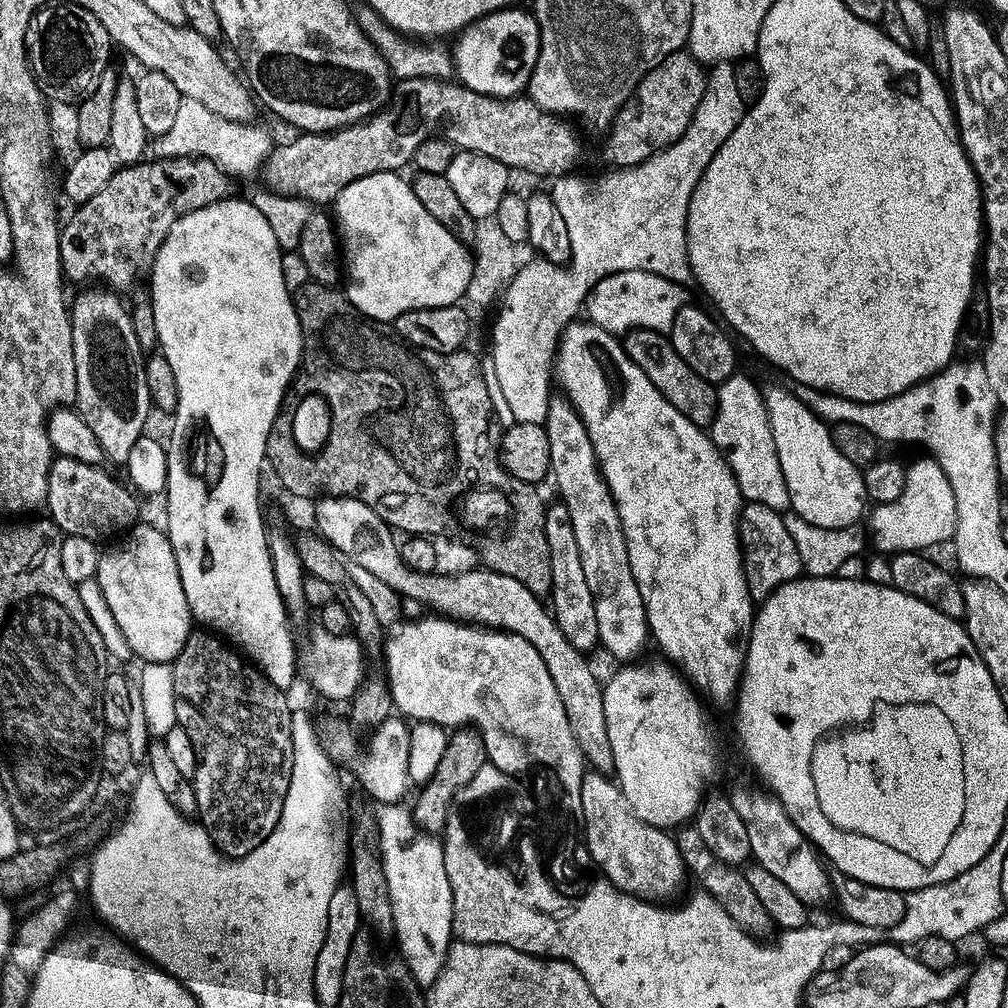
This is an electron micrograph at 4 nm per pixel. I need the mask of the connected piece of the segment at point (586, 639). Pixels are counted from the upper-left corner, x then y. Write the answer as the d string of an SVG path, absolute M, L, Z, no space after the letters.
M562 502L553 503L548 509L546 539L550 546L550 563L553 566L551 611L570 644L582 653L591 653L590 650L598 648L600 644L596 595L590 590L590 582L586 582L582 554L578 551L578 537L574 534L574 522L570 522L570 510Z

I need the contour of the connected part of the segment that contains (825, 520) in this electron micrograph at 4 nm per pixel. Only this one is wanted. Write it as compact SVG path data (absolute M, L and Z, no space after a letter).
M776 388L767 393L766 403L770 426L774 430L774 446L778 446L778 462L782 462L786 490L790 490L791 511L822 530L842 530L859 525L860 519L866 516L864 504L869 503L864 474L838 450L829 425L819 420L796 397L795 391Z

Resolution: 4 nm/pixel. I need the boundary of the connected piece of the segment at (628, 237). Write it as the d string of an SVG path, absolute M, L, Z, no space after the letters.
M717 64L711 69L702 105L695 112L690 129L674 146L652 156L637 167L613 169L596 180L586 180L578 176L579 174L571 174L553 181L550 195L568 229L568 240L572 247L571 260L565 267L543 258L534 258L536 260L527 265L525 263L503 293L498 308L500 312L492 332L492 376L515 423L547 425L552 401L550 386L554 384L562 335L568 325L579 317L577 315L583 313L588 296L598 282L614 274L642 271L656 274L675 284L688 286L693 283L688 244L690 202L710 163L747 116L748 104L744 102L734 69L729 64Z

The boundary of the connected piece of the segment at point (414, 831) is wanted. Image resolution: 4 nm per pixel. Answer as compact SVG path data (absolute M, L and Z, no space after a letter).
M389 804L378 812L380 833L382 834L382 854L388 879L388 897L394 906L396 919L395 939L400 940L402 959L420 983L420 987L430 990L438 982L444 969L448 952L454 943L454 890L450 886L450 874L446 874L446 858L443 843L435 835L421 832L415 815L400 804Z

